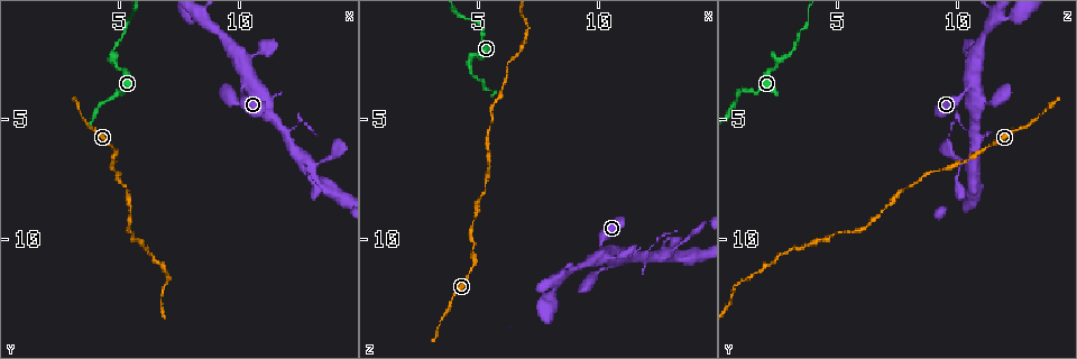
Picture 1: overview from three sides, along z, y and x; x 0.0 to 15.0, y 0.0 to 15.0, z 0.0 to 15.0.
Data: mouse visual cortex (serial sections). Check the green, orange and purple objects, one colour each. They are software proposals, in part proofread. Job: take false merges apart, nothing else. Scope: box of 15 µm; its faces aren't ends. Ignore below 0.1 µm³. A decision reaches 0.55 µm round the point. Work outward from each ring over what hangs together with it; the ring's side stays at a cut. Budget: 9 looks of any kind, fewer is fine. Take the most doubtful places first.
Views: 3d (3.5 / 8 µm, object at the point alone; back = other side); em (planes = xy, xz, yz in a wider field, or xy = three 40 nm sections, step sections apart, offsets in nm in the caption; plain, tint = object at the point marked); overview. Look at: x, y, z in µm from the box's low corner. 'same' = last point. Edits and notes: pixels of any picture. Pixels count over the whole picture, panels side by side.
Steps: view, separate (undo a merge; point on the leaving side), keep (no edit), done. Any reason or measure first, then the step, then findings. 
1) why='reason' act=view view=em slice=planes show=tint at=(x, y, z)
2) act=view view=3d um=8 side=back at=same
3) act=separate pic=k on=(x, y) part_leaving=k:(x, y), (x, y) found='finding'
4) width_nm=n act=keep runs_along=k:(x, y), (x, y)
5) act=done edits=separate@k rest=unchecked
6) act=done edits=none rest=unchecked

why='thin neck' act=view view=3d um=8 at=(4.8, 2.6, 2.4)

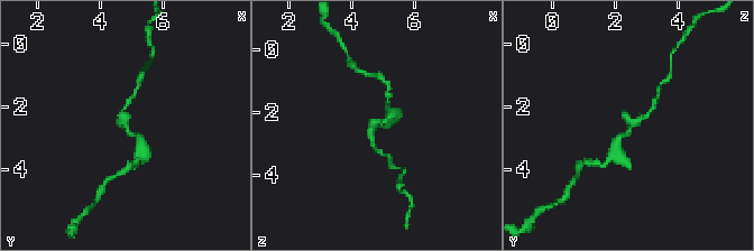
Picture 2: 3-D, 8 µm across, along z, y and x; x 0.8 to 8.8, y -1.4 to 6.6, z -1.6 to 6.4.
act=view view=em slice=xy step=3 show=tint at=(4.8, 2.7, 2.4)

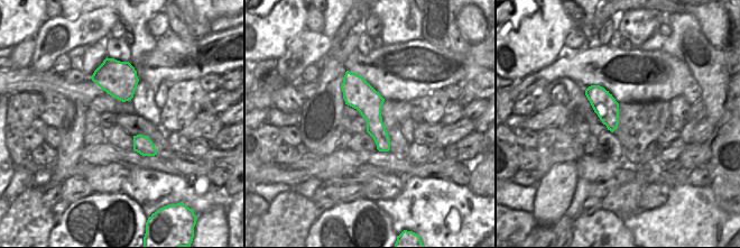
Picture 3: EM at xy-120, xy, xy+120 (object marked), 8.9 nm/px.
act=keep runs_along=2:(617, 149), (617, 140), (652, 109) found='continuous, no second cell'

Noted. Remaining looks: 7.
why='abrupt turn' act=view view=3d um=3.5 at=(5.0, 3.8, 1.1)

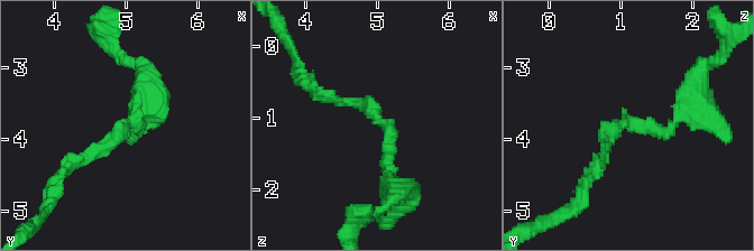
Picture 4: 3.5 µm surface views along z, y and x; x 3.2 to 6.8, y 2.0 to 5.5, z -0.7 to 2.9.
why='need the tissue' act=view view=em slice=planes show=tint at=(5.05, 3.80, 1.00)

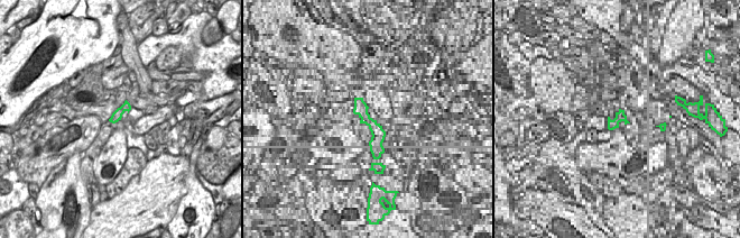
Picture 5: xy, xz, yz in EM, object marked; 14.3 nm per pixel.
act=keep runs_along=4:(388, 183), (385, 122), (367, 105), (325, 99) found='continuous, no second cell'

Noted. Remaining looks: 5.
why='branch point' act=view view=3d um=8 at=(13.0, 6.9, 10.6)

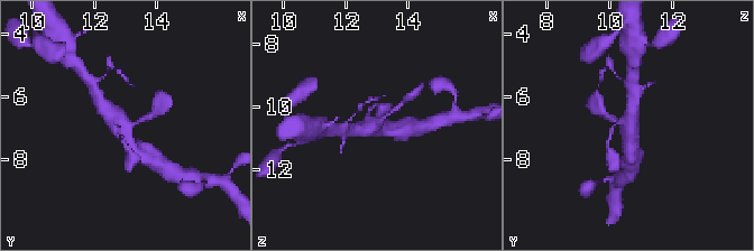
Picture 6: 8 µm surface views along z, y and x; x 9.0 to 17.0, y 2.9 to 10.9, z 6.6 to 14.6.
why='closer look' act=view view=3d um=3.5 at=(13.0, 6.9, 10.6)

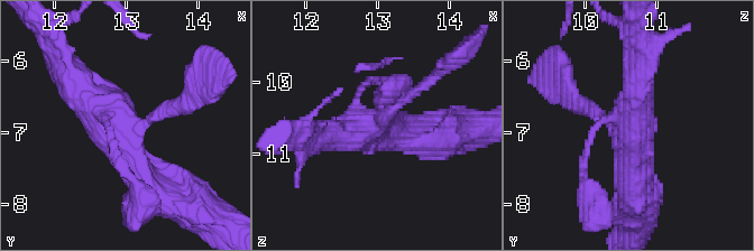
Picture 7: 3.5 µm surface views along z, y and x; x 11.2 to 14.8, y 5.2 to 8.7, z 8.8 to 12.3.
why='now the EM' act=view view=em slice=xy step=5 show=tint at=(12.95, 6.90, 10.50)

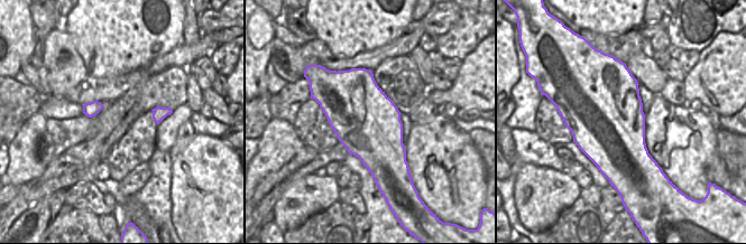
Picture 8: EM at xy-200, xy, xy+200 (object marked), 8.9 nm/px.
width_nm=600 act=keep runs_along=7:(62, 62), (152, 186) found='one cell here'

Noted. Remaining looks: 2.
why='narrows sharply' act=view view=3d um=3.5 at=(6.0, 10.2, 3.6)

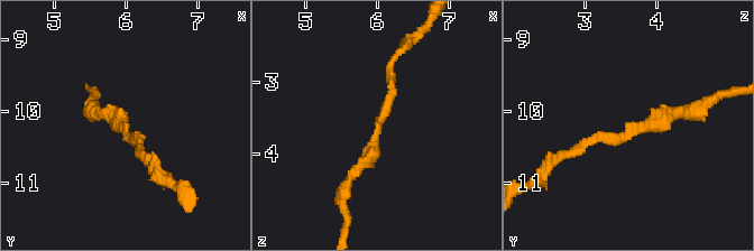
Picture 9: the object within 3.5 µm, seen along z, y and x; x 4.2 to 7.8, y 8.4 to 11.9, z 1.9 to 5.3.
arm_widths_nm=150,150 why='now the EM' act=view view=em slice=xy step=1 show=tint at=(6.00, 10.30, 3.65)

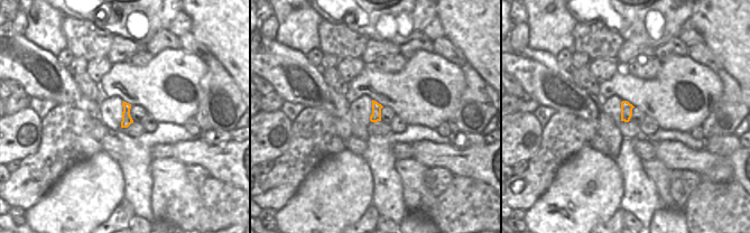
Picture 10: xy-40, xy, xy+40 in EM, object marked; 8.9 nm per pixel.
act=keep runs_along=9:(347, 187), (392, 95), (388, 66) found='one cell here'

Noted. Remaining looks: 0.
act=done edits=none rest=unchecked

